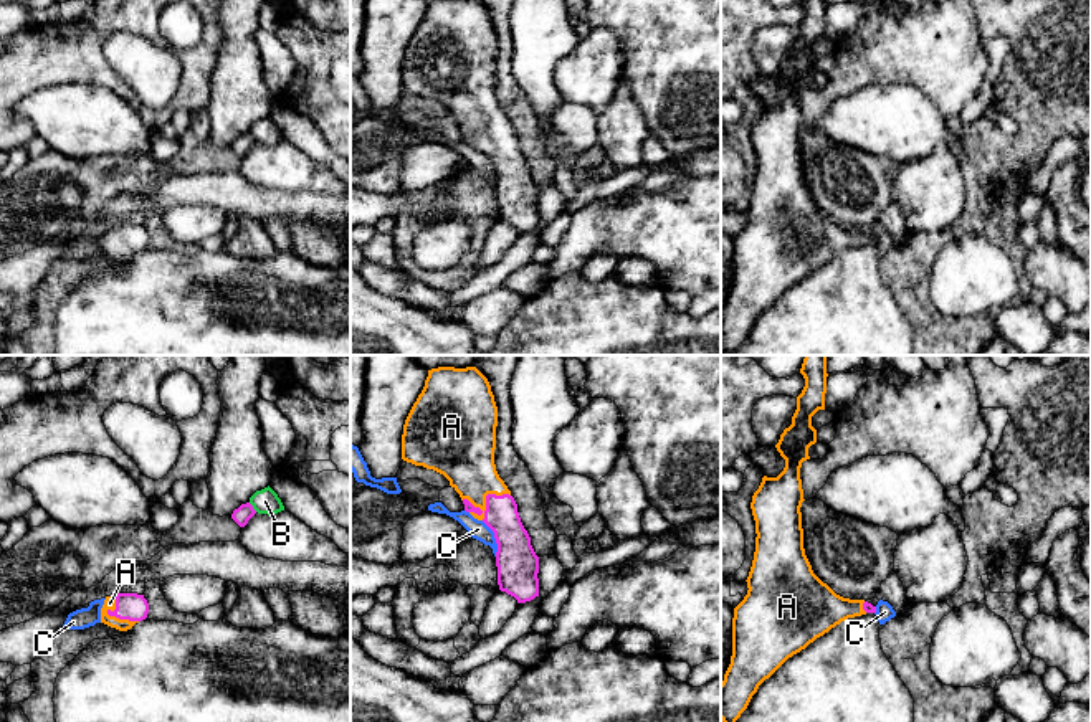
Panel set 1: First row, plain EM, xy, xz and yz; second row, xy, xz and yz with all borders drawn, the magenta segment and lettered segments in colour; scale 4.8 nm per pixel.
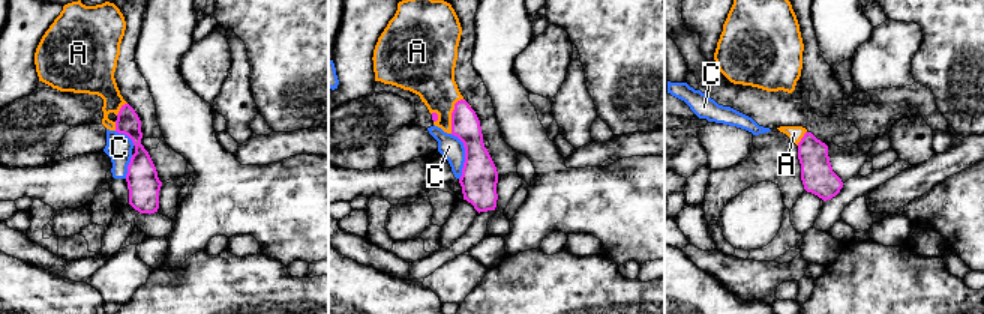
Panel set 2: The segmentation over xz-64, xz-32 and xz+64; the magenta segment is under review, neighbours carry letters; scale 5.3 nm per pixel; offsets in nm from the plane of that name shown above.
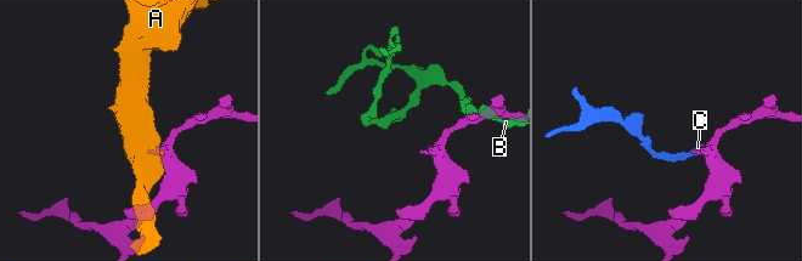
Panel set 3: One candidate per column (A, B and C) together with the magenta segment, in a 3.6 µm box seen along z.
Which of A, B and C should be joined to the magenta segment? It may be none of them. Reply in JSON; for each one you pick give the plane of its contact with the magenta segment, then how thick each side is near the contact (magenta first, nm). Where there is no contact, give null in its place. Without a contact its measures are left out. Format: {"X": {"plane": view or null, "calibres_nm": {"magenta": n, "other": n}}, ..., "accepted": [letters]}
{"A": {"plane": "xz", "calibres_nm": {"magenta": 170, "other": 280}}, "accepted": ["A"]}

